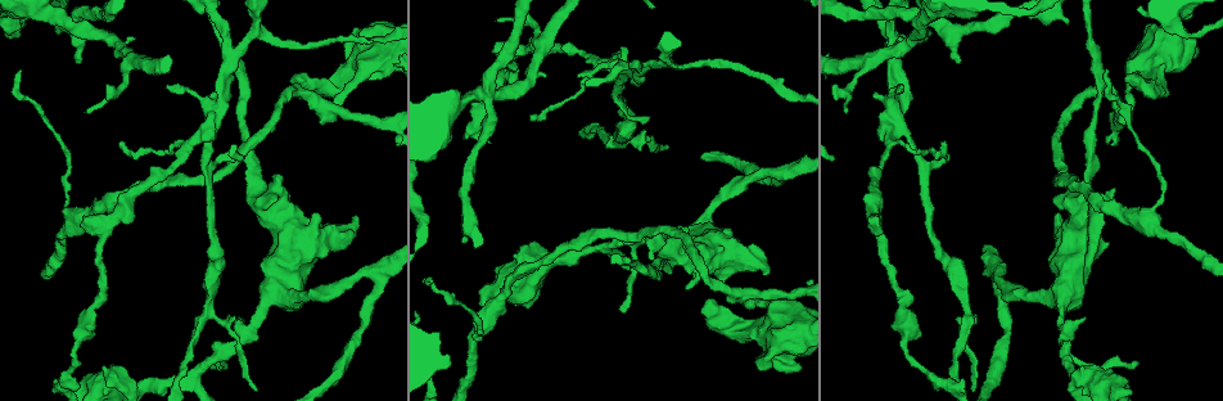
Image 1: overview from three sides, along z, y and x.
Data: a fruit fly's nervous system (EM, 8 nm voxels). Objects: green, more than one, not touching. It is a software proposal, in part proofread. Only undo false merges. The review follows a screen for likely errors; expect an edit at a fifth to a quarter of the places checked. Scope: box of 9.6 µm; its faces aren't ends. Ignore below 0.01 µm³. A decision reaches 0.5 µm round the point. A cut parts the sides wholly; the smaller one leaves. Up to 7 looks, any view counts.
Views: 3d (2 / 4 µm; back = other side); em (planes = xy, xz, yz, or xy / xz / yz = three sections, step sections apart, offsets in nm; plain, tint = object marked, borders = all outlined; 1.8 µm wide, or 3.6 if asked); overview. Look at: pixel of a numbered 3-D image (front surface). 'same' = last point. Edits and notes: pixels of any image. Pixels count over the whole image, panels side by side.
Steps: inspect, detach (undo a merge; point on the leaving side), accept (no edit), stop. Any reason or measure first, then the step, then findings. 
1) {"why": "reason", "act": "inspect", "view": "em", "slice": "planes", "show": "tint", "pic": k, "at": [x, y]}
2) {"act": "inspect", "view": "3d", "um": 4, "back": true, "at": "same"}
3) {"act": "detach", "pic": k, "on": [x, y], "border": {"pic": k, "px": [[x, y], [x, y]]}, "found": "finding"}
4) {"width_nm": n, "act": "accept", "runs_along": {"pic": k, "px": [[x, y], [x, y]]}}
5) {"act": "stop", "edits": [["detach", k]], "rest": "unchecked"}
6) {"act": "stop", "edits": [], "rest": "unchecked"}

{"why": "three arms meet", "act": "inspect", "view": "em", "slice": "planes", "show": "tint", "pic": 1, "at": [336, 109]}

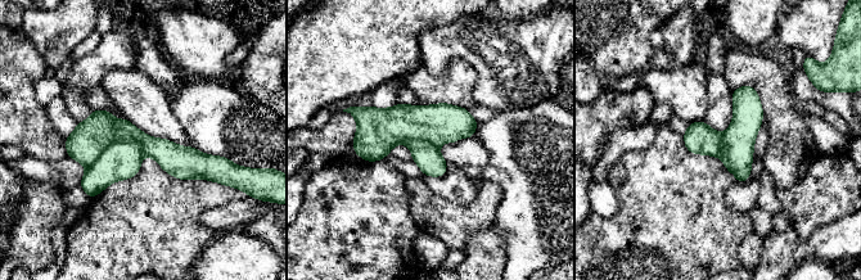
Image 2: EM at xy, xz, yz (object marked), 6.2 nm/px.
{"act": "detach", "pic": 2, "on": [89, 140], "part_leaving": {"pic": 2, "px": [[68, 140], [134, 134], [176, 161], [217, 159]]}, "found": "two neurons meet here"}

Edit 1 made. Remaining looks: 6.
{"why": "sharp bend", "act": "inspect", "view": "3d", "um": 4, "pic": 1, "at": [231, 346]}

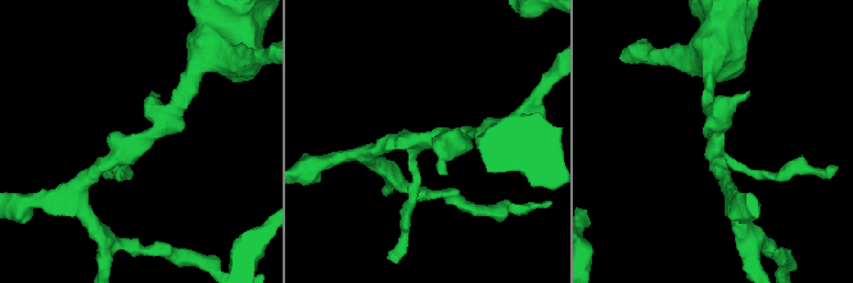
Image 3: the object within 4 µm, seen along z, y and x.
{"why": "shape alone is not enough", "act": "inspect", "view": "em", "slice": "yz", "step": 8, "show": "tint", "pic": 3, "at": [715, 137]}

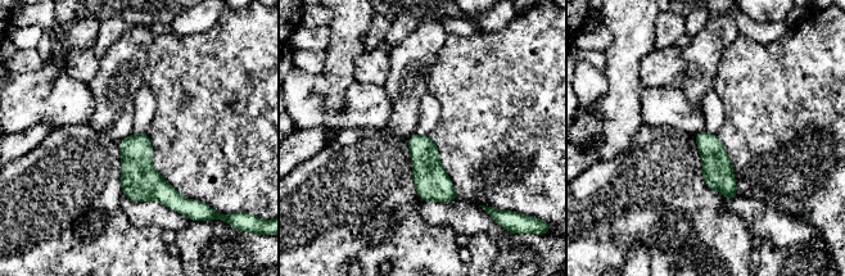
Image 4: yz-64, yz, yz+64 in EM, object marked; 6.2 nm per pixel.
{"why": "cut it another way", "act": "inspect", "view": "em", "slice": "planes", "show": "tint", "at": "same"}

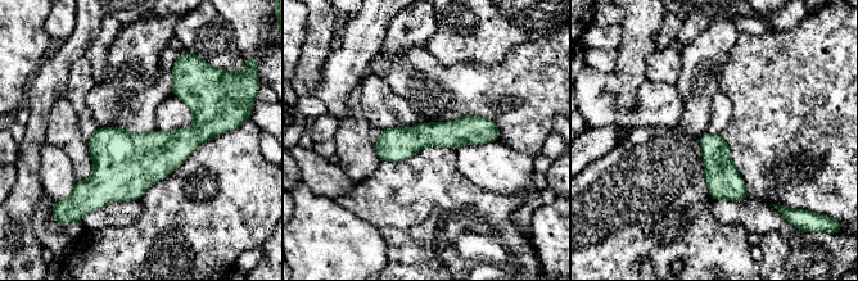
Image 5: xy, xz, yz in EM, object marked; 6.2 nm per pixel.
{"act": "accept", "runs_along": {"pic": 5, "px": [[496, 134], [427, 134], [378, 146]]}, "found": "all the same neuron"}

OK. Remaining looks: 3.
{"why": "abrupt turn", "act": "inspect", "view": "3d", "um": 4, "pic": 1, "at": [920, 19]}

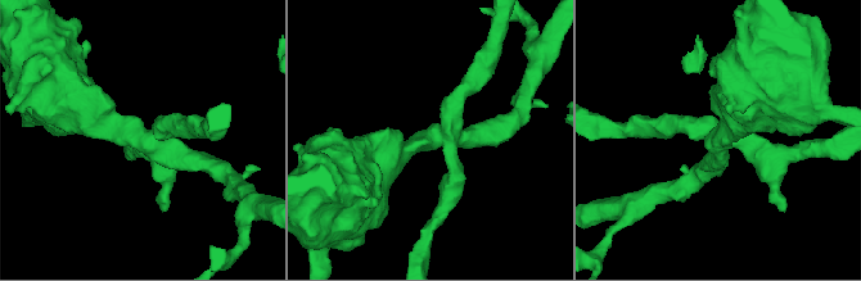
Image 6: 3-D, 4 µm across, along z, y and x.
{"arms": 4, "why": "now the EM", "act": "inspect", "view": "em", "slice": "planes", "show": "plain", "pic": 6, "at": [447, 137]}

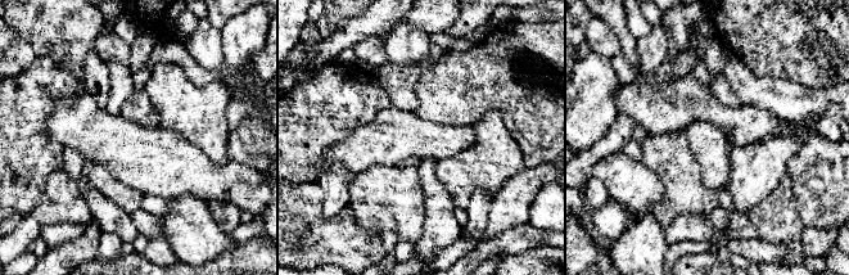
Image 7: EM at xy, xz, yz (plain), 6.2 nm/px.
{"act": "inspect", "view": "em", "slice": "planes", "show": "tint", "at": "same"}

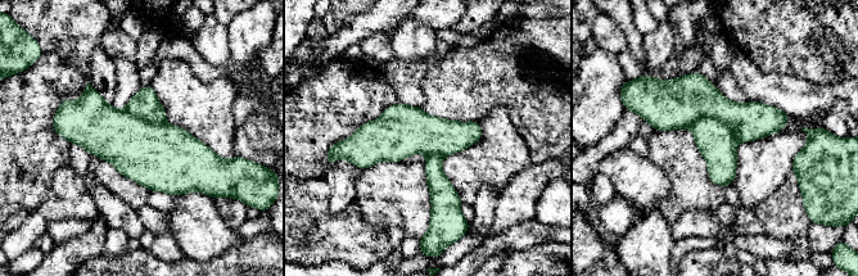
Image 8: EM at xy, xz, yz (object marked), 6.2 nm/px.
{"act": "detach", "pic": 8, "on": [681, 102], "border": {"pic": 8, "px": [[690, 126], [716, 117], [737, 141]]}, "found": "a second neuron is stuck on"}

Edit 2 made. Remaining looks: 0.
{"act": "stop", "edits": [["detach", 2], ["detach", 8]], "rest": "unchecked"}

